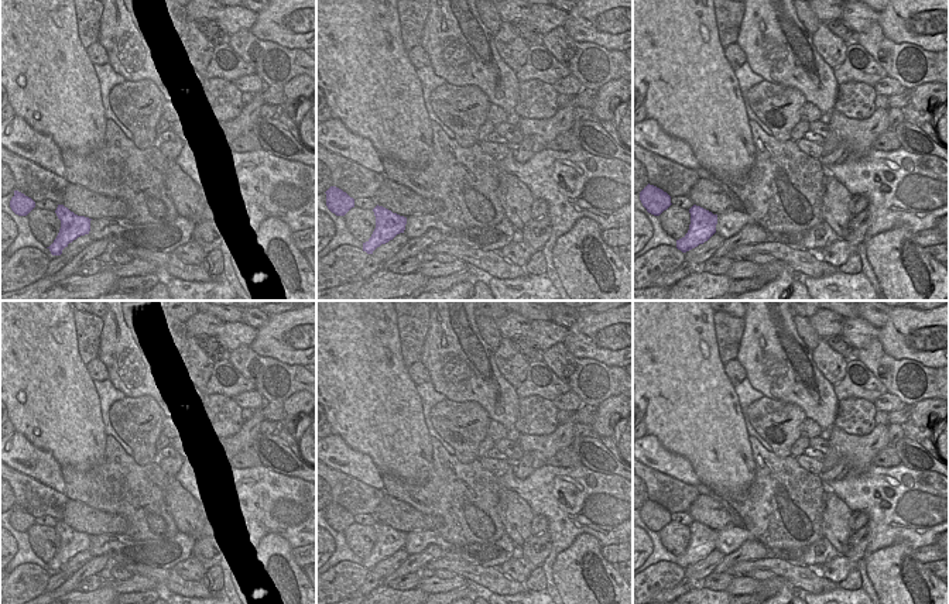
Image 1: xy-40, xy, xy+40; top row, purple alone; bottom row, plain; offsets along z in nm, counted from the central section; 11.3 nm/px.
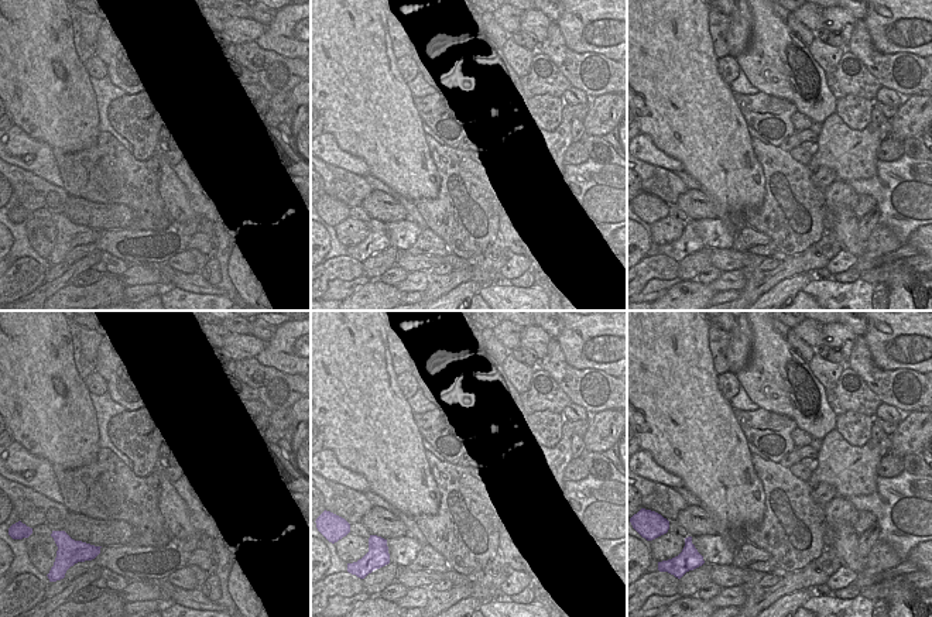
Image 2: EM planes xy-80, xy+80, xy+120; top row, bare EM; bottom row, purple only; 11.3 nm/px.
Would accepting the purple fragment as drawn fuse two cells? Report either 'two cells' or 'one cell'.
two cells

